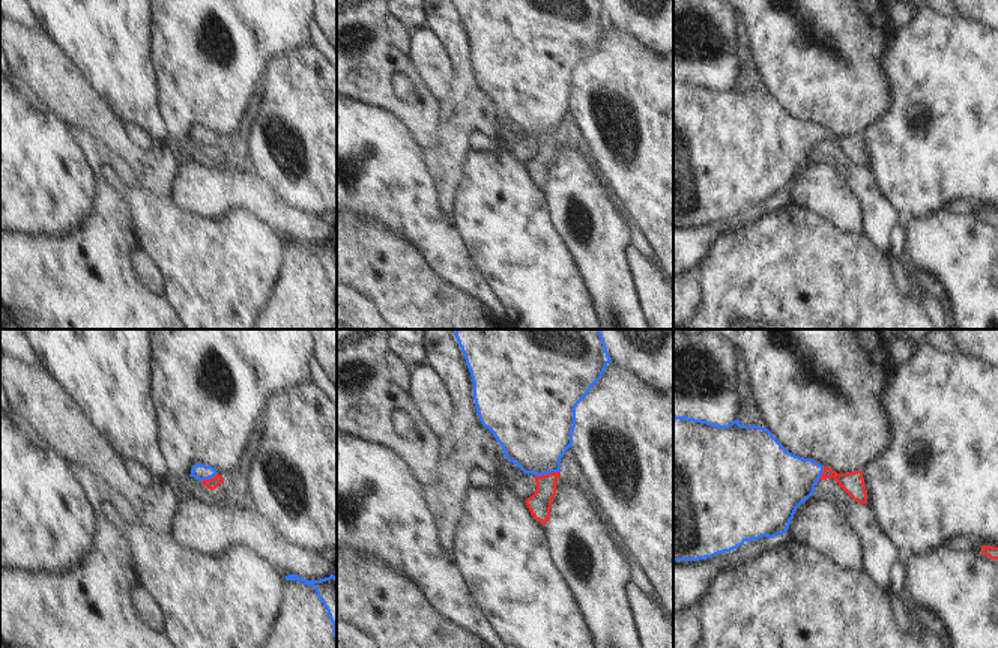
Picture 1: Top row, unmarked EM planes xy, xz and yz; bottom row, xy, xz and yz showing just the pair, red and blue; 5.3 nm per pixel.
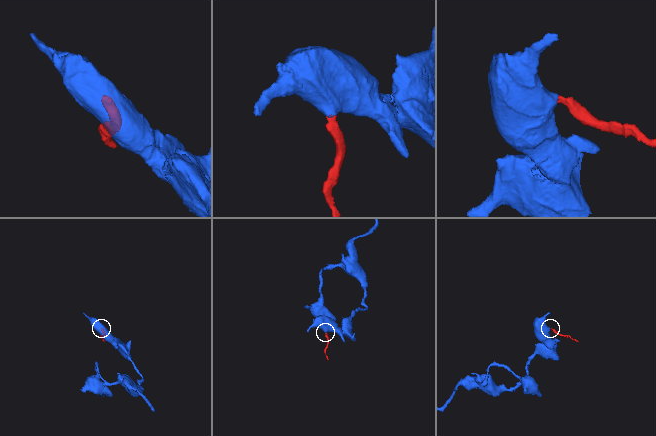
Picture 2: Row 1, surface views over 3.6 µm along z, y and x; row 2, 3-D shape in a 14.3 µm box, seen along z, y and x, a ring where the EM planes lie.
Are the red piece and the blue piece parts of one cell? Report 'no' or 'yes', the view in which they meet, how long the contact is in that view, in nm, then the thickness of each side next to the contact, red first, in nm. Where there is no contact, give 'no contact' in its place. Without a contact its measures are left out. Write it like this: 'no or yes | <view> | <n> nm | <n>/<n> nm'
yes | xz | 140 nm | 120/400 nm

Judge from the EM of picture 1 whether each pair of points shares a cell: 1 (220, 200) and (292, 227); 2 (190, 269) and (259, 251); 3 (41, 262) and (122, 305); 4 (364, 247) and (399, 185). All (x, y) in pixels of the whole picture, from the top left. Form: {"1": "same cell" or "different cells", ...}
{"1": "same cell", "2": "same cell", "3": "same cell", "4": "different cells"}

